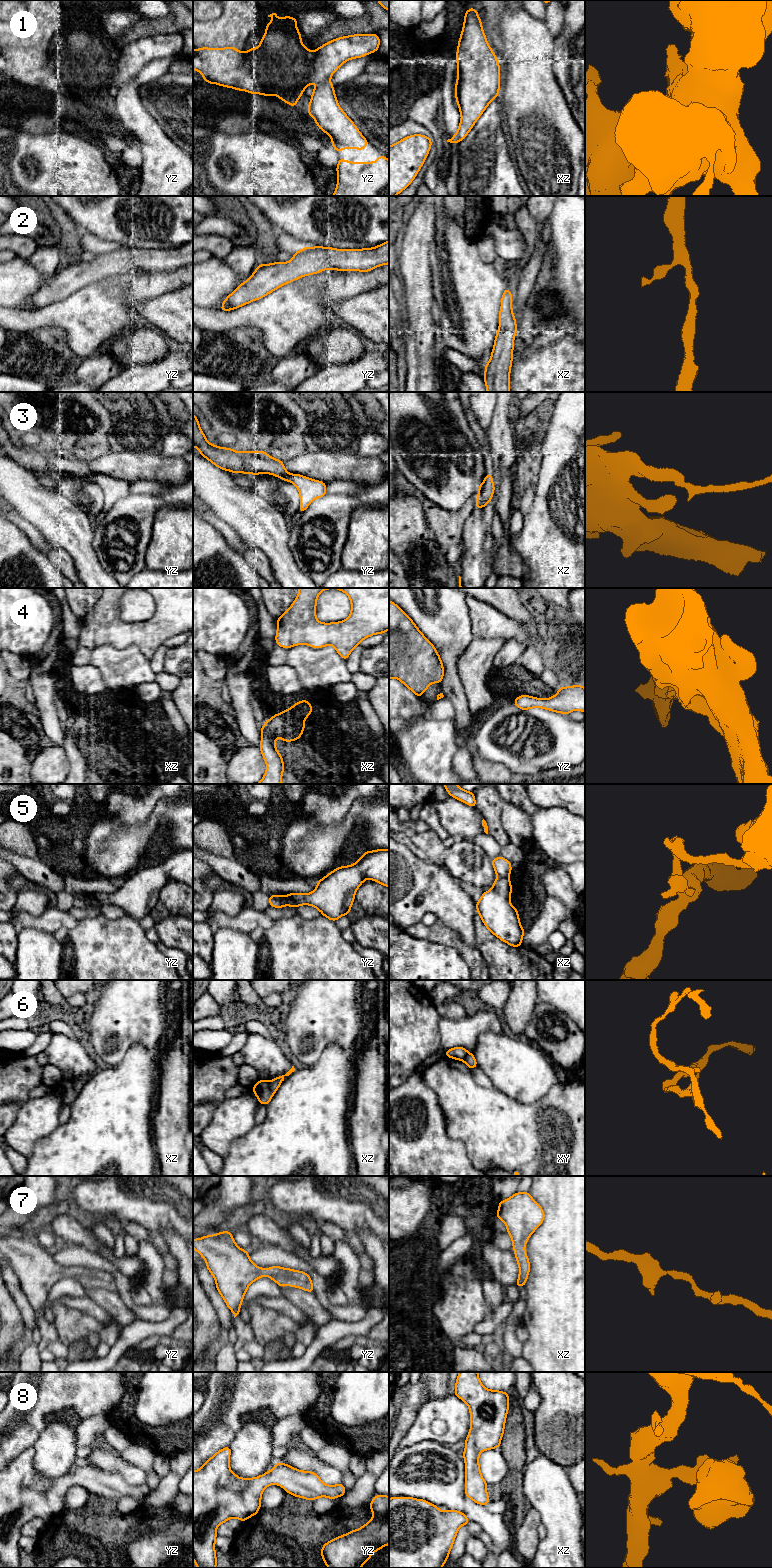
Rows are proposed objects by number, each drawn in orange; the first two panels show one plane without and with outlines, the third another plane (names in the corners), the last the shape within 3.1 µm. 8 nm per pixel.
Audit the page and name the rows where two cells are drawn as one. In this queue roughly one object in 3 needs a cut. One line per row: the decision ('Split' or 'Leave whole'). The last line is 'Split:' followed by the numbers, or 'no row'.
1: Leave whole
2: Leave whole
3: Split
4: Leave whole
5: Split
6: Split
7: Leave whole
8: Leave whole
Split: 3, 5, 6

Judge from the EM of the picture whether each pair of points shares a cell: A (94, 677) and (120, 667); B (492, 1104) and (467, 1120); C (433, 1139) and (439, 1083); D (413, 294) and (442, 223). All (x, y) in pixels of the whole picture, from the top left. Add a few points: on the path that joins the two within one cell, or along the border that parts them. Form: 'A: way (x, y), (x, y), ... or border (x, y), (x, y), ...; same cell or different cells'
A: border (90, 663), (99, 669), (108, 691); different cells
B: way (486, 1110), (480, 1116), (473, 1116); same cell
C: border (421, 1079), (435, 1093), (445, 1118); different cells
D: border (435, 232), (429, 253), (430, 278); different cells

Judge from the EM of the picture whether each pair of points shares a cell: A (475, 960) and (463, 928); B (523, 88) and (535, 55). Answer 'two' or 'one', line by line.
A: two
B: one

